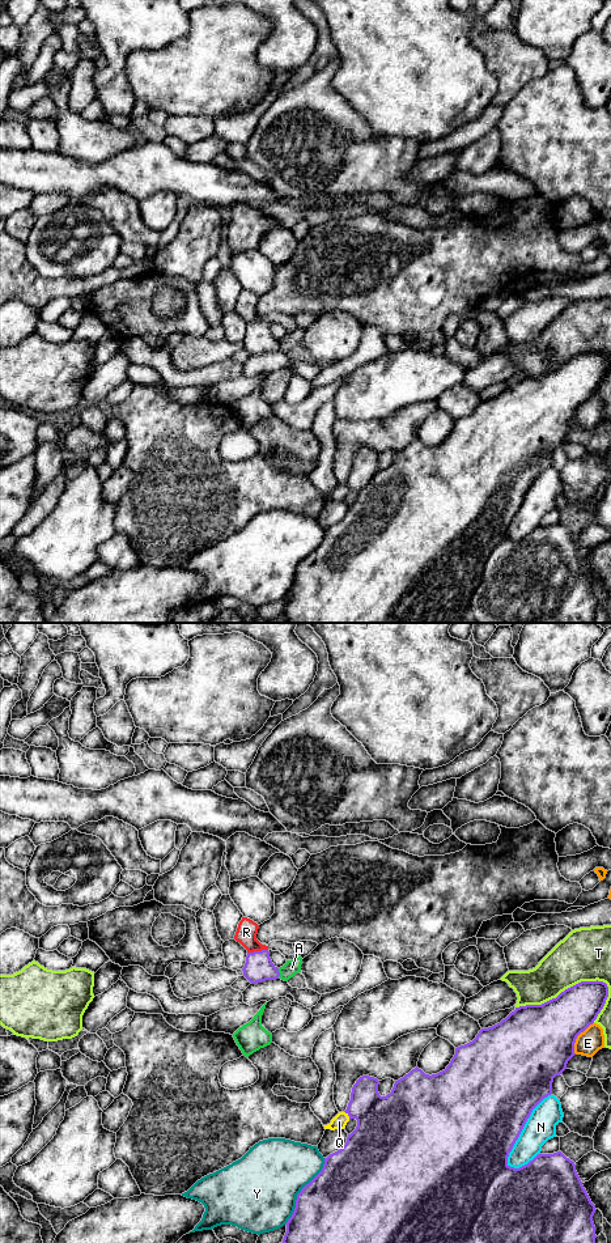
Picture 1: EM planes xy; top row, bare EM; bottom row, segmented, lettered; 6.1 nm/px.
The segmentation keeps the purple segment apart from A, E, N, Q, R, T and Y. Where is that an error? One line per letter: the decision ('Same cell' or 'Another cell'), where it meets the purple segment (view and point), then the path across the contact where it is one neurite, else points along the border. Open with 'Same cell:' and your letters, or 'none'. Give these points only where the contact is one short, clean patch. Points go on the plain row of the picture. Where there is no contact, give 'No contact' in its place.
Same cell: R
A: Another cell. Touches purple at xy (279, 344)
E: Another cell. Touches purple at xy (576, 410)
N: Another cell. Touches purple at xy (522, 500)
Q: Another cell. Touches purple at xy (348, 487)
R: Same cell. Touches purple at xy (257, 323). Path across: xy (258, 339), (257, 323), (247, 312), (246, 304)
T: Another cell. Touches purple at xy (561, 364)
Y: Another cell. Touches purple at xy (301, 563)

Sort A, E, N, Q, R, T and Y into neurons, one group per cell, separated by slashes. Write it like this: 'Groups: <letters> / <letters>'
Groups: A / E / N / Q / R / T / Y

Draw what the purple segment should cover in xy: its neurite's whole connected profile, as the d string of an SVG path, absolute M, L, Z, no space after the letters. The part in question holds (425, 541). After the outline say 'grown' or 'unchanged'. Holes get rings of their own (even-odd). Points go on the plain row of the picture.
M581 353L542 377L515 379L500 395L481 400L472 413L455 420L455 427L445 442L429 447L416 438L395 453L391 464L386 468L379 467L377 450L360 449L352 459L351 472L344 483L349 492L357 492L357 499L348 506L340 522L324 530L322 543L297 567L294 584L285 595L287 604L283 615L290 623L457 623L463 618L475 623L593 623L597 610L593 587L597 581L582 557L574 534L557 523L538 526L527 536L514 540L508 536L508 529L532 481L552 466L553 450L563 446L568 433L576 427L577 408L594 395L607 369L606 355Z; unchanged

